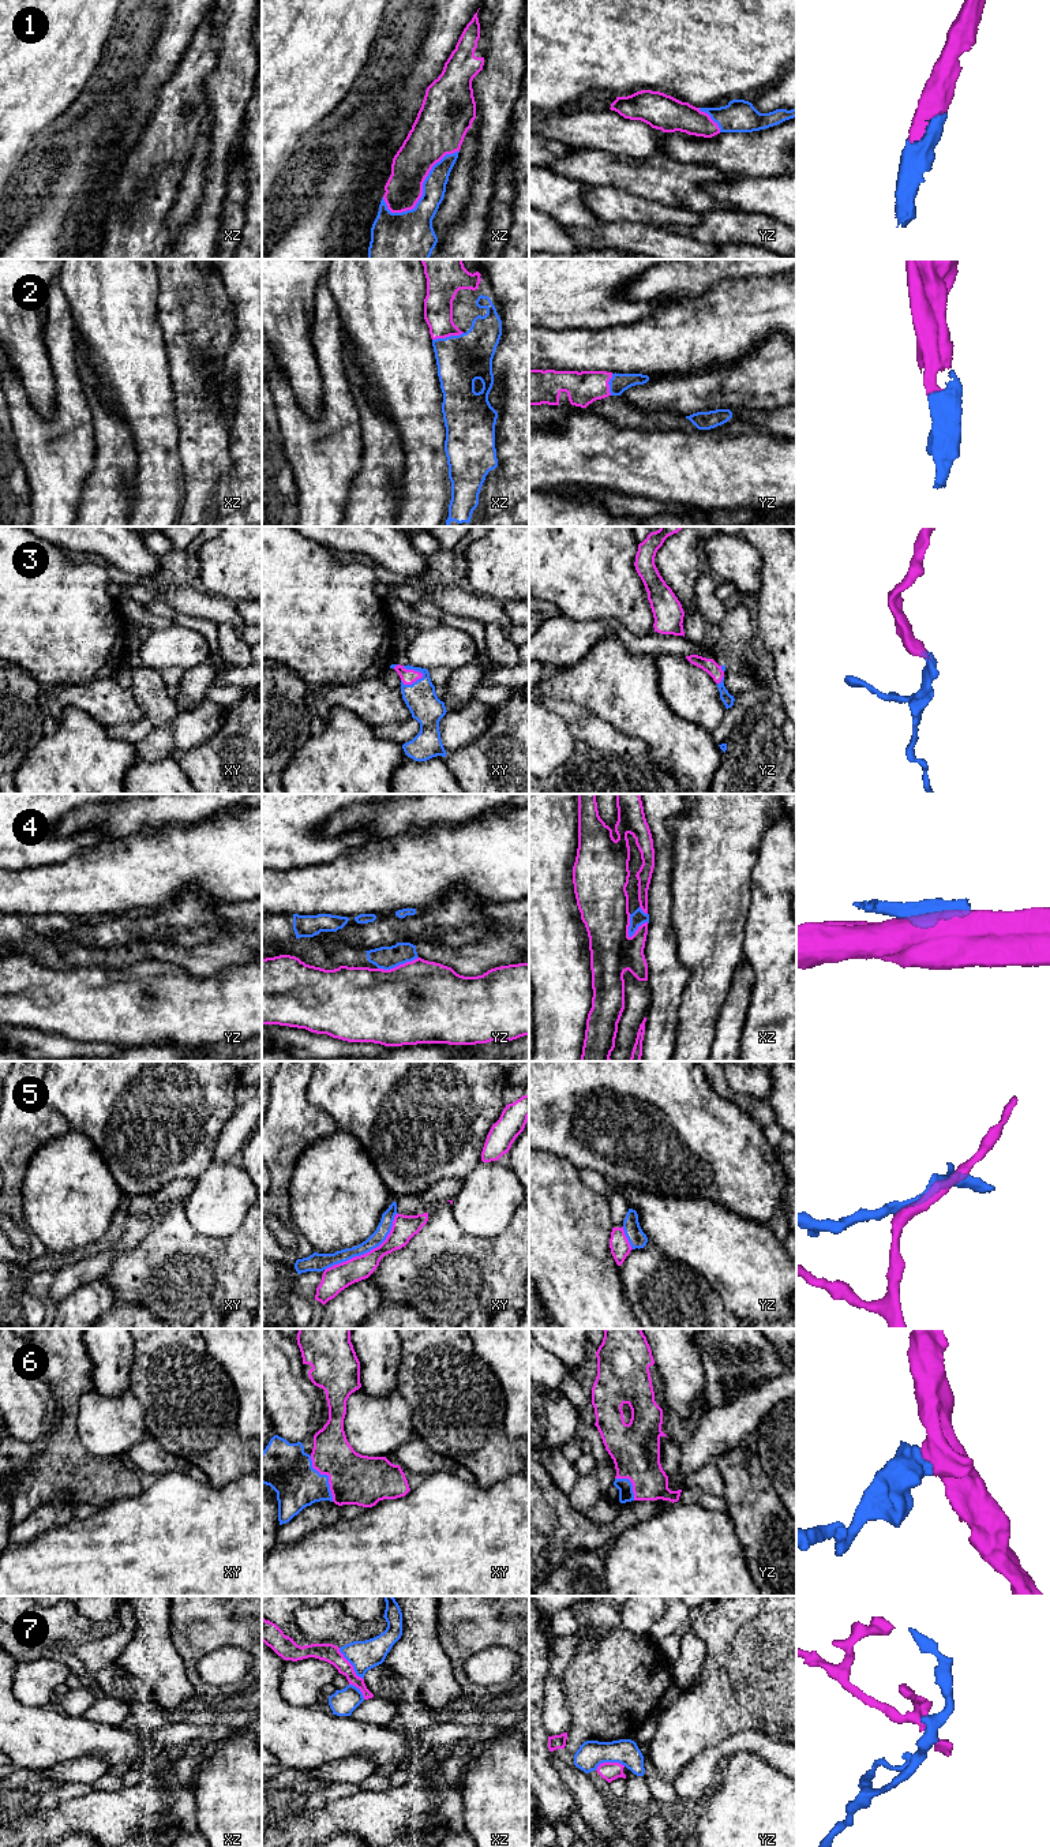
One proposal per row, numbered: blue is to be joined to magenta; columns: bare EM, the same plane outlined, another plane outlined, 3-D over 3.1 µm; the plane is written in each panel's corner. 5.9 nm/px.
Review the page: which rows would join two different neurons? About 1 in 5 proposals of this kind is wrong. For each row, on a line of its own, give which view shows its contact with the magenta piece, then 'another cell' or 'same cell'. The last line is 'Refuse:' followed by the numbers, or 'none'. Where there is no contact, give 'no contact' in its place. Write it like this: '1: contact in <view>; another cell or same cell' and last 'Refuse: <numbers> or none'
1: contact in xz; same cell
2: contact in xz; same cell
3: contact in xy; same cell
4: contact in xz; another cell
5: contact in xy; same cell
6: contact in xy; same cell
7: contact in xz; another cell
Refuse: 4, 7

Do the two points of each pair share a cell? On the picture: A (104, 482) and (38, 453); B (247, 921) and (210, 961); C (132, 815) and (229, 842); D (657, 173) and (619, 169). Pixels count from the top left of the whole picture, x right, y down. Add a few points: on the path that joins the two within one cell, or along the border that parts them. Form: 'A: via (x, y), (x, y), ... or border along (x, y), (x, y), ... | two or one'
A: border along (96, 444), (94, 467), (85, 482), (78, 505) | two
B: via (240, 931), (220, 951) | one
C: border along (198, 819), (135, 832) | two
D: via (648, 173), (629, 173) | one

